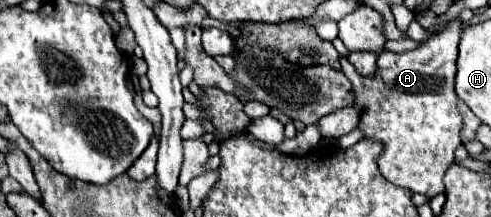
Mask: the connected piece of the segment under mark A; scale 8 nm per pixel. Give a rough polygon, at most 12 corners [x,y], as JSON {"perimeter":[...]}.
{"perimeter":[[461,22],[415,50],[347,58],[383,178],[427,198],[461,146]]}

